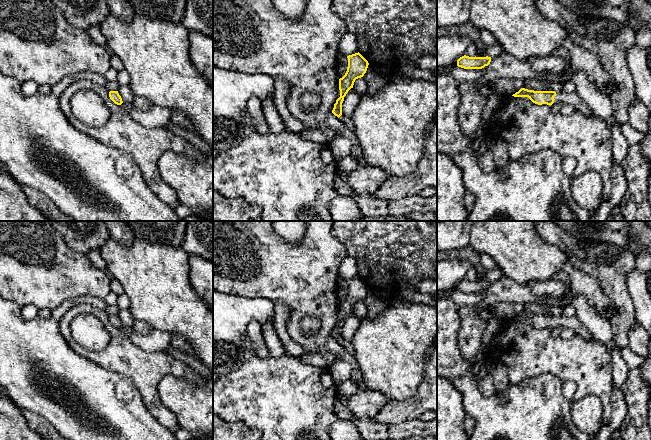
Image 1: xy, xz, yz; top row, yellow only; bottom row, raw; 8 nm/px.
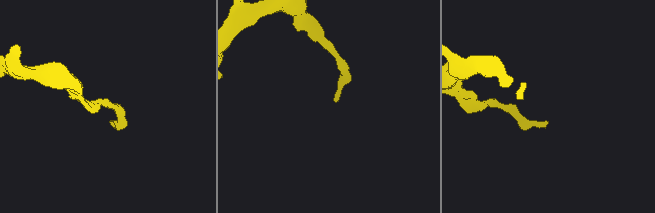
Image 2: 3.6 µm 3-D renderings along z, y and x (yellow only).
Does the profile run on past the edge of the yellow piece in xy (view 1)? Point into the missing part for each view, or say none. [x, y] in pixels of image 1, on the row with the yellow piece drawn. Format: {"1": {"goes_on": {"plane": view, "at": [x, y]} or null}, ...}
{"1": {"goes_on": null}}

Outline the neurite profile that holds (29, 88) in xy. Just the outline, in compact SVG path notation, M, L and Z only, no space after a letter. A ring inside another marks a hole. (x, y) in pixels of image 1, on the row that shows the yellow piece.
M28 80L24 83L21 83L21 88L25 95L31 96L38 92L39 85L32 80Z

